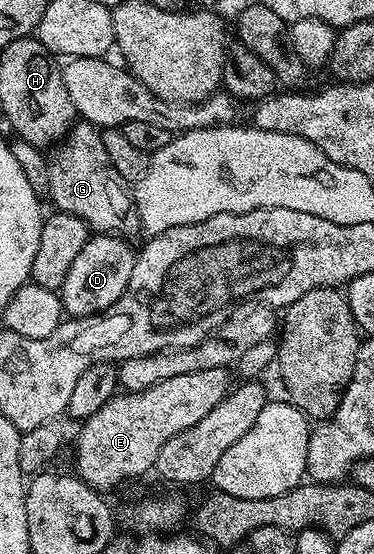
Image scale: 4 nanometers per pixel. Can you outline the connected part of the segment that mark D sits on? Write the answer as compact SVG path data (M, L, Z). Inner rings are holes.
M95 233L86 241L84 248L80 248L80 256L76 256L72 268L68 268L68 276L64 276L64 284L60 291L62 309L69 317L83 318L84 316L100 314L112 304L116 304L116 300L120 300L120 296L132 276L136 257L135 247L132 248L130 245L131 243L125 238L119 238L112 234Z

